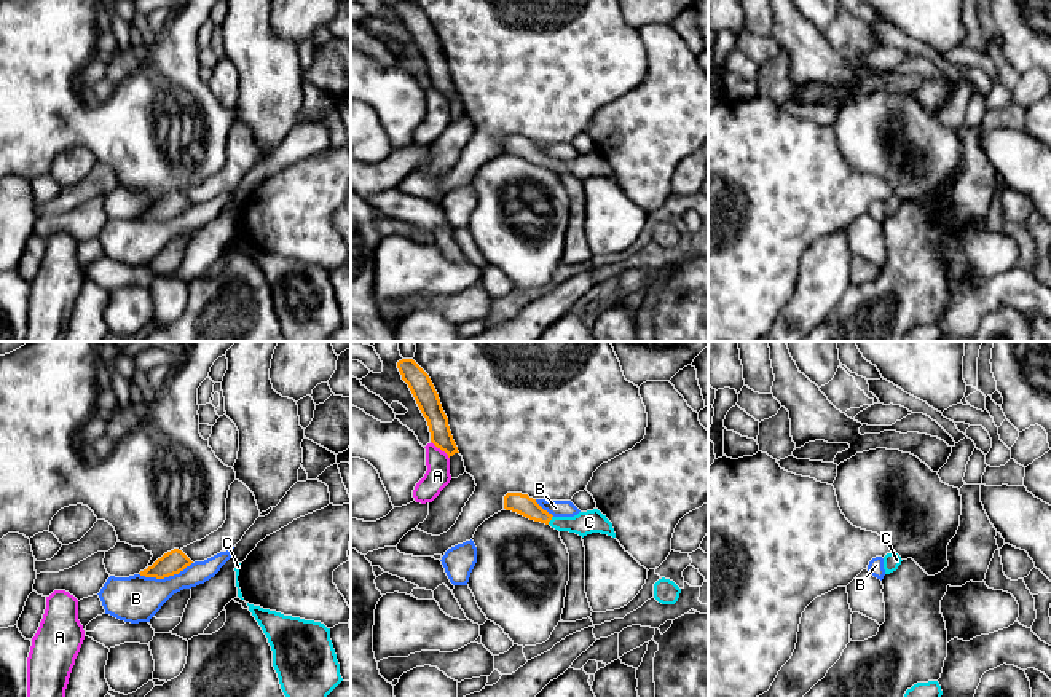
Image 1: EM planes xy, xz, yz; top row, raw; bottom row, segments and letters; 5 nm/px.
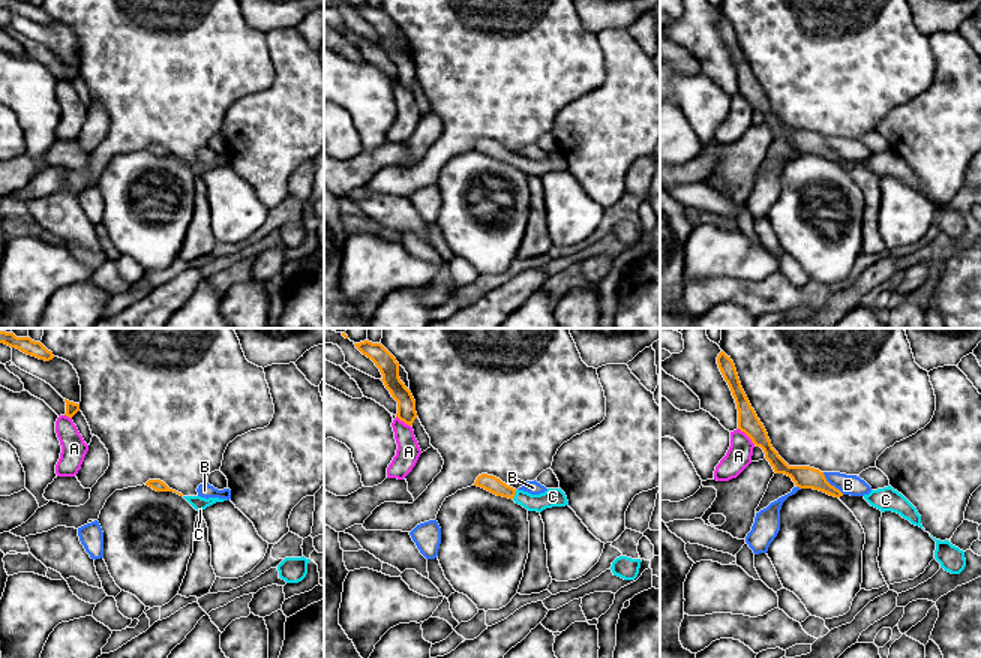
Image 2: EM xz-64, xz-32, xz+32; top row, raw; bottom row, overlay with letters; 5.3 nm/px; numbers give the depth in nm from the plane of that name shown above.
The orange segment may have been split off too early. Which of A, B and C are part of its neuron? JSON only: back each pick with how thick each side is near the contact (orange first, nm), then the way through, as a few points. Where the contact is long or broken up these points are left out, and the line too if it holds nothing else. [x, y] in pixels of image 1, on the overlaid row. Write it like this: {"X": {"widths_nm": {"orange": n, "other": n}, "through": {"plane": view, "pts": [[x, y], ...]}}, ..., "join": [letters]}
{"C": {"widths_nm": {"orange": 100, "other": 120}, "through": {"plane": "xz", "pts": [[523, 504], [551, 519], [560, 523], [589, 522]]}}, "join": ["C"]}

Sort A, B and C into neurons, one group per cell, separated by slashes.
A / B / C

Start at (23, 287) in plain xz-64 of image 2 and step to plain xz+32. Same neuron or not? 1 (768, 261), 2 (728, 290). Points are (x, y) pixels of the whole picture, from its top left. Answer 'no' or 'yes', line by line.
1: yes
2: no

